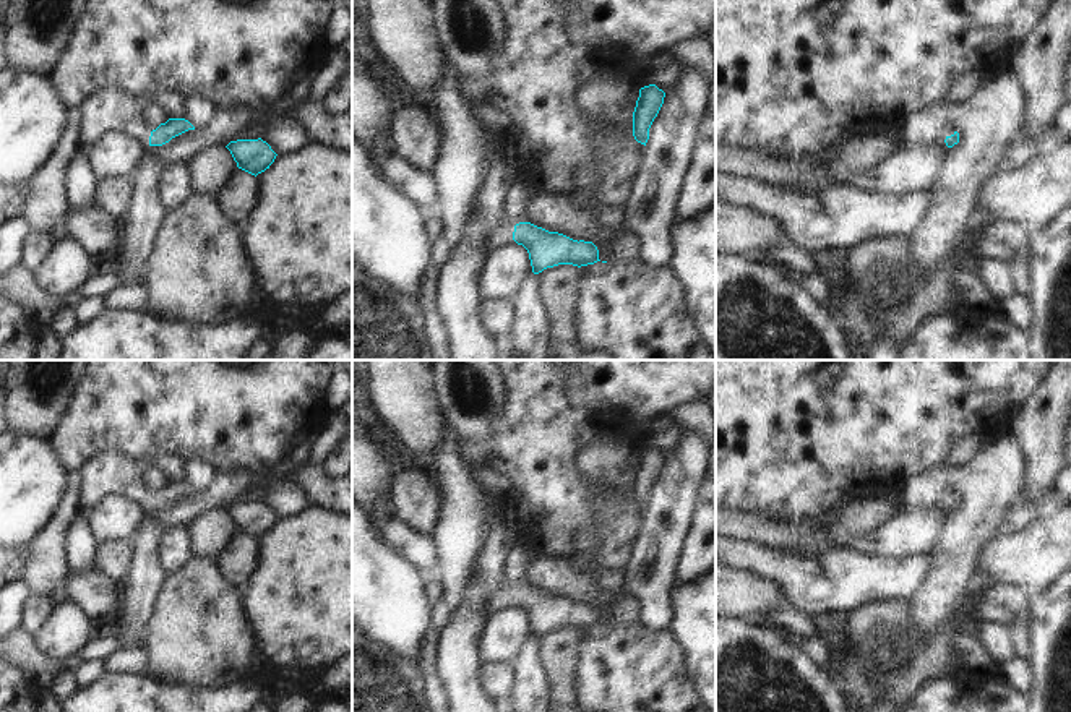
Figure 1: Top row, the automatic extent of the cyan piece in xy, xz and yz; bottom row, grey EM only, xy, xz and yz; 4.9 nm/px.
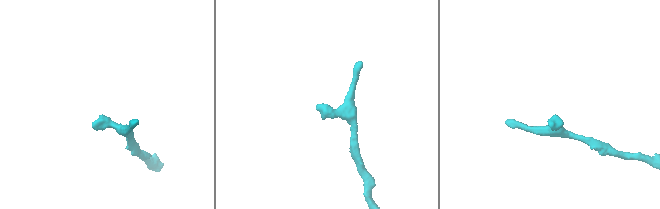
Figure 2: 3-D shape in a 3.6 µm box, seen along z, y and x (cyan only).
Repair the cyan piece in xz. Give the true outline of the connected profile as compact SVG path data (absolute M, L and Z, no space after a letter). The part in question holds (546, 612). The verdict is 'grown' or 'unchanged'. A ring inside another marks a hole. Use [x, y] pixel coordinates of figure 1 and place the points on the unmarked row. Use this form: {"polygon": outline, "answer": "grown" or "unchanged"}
{"polygon": "M501 585L482 600L482 620L506 605L514 603L523 608L531 623L532 636L539 637L558 628L587 629L599 623L599 613L592 605L573 603L558 595L548 595L531 585Z", "answer": "grown"}

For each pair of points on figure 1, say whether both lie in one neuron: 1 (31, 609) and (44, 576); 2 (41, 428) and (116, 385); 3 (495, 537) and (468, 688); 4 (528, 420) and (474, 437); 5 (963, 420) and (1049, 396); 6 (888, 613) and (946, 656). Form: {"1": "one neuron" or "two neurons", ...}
{"1": "two neurons", "2": "two neurons", "3": "one neuron", "4": "two neurons", "5": "two neurons", "6": "one neuron"}

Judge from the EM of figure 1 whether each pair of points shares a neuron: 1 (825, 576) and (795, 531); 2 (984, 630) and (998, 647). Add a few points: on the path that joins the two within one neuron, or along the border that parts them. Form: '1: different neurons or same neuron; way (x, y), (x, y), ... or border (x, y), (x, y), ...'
1: different neurons; border (774, 547), (800, 555), (849, 549)
2: same neuron; way (989, 634), (997, 643)

